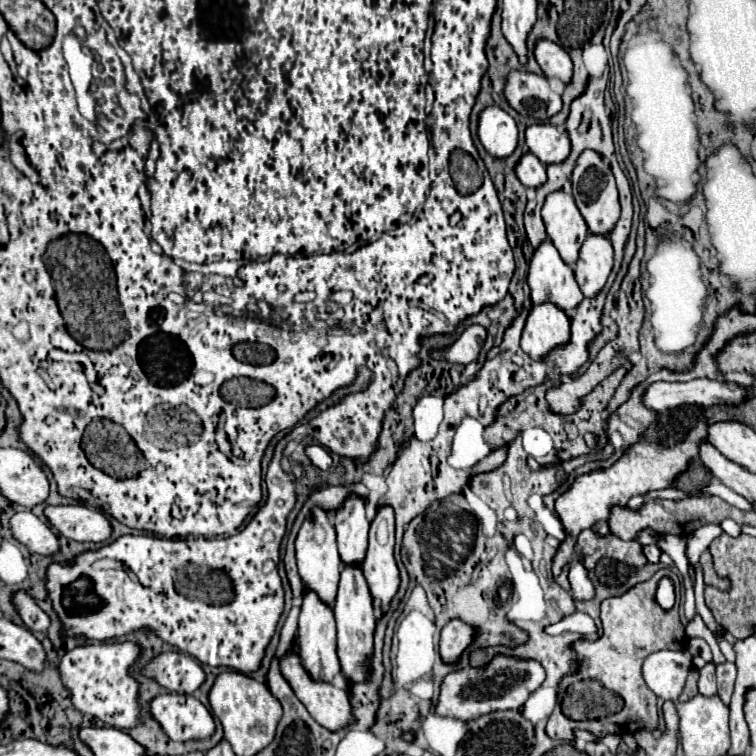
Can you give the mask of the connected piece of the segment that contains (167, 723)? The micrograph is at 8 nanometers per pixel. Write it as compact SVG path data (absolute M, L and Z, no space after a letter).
M162 694L152 700L152 716L160 722L164 732L178 742L204 740L216 730L208 708L188 696Z

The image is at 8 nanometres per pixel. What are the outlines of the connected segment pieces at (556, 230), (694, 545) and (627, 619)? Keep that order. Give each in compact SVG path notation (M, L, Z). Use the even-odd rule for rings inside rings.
M552 192L542 208L548 238L560 252L562 260L572 268L578 260L580 244L588 236L588 226L580 216L574 198L566 192Z
M706 524L706 526L698 528L694 534L690 534L688 536L688 544L686 544L686 558L688 558L688 562L692 566L696 566L698 560L700 560L700 554L704 550L708 550L710 542L714 538L718 538L720 534L722 534L722 528L714 526L714 524Z
M670 568L656 572L656 576L644 584L638 584L632 588L628 594L622 598L608 598L602 602L602 626L604 634L596 642L590 640L580 640L574 644L574 652L578 654L580 670L574 678L596 678L604 688L614 690L622 700L624 706L618 714L606 716L598 720L598 726L584 726L580 722L574 722L562 714L560 708L554 708L546 732L554 740L564 740L564 742L574 742L574 730L590 730L596 734L598 740L606 736L606 732L614 734L634 734L638 730L656 730L658 728L658 710L656 710L656 694L650 692L642 678L642 662L644 656L656 652L656 650L686 650L686 630L678 618L678 604L674 604L670 610L660 608L656 602L656 582L664 576L674 576L678 578ZM650 632L650 638L646 634Z

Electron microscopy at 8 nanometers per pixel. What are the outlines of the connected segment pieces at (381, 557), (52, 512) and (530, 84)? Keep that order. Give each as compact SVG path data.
M390 506L378 510L370 526L370 546L362 562L362 574L372 598L380 600L382 614L388 612L400 586L400 570L394 560L394 512Z
M86 504L46 506L44 514L62 536L76 542L104 542L112 534L108 518Z
M514 70L508 76L504 94L508 104L522 116L532 116L536 120L548 122L554 114L562 110L562 98L556 94L544 76Z

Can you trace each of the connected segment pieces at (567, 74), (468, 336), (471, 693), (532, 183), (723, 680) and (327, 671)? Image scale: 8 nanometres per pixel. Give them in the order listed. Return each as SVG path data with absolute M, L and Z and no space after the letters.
M540 40L536 44L534 56L546 78L558 78L564 84L570 84L574 66L570 56L558 44L552 44L550 40Z
M472 324L460 334L460 338L450 348L432 352L432 358L436 358L436 360L444 358L444 360L458 362L458 364L470 364L478 358L484 340L486 340L486 330L478 324Z
M496 656L486 668L464 668L446 676L440 692L440 700L436 712L440 716L460 718L460 720L476 720L482 714L490 714L496 710L520 710L526 698L544 682L546 672L534 660L518 660L508 656Z
M532 152L524 154L522 160L516 166L516 176L526 188L540 188L548 178L546 178L546 166L532 156Z
M730 662L724 664L714 664L716 666L716 678L718 678L718 696L720 700L728 706L730 704L730 696L734 692L734 680L736 680L736 666Z
M314 592L304 594L304 604L298 620L298 634L296 638L296 652L302 660L306 672L318 682L332 682L334 676L340 672L340 662L336 656L336 622L332 616L332 608L320 602Z

